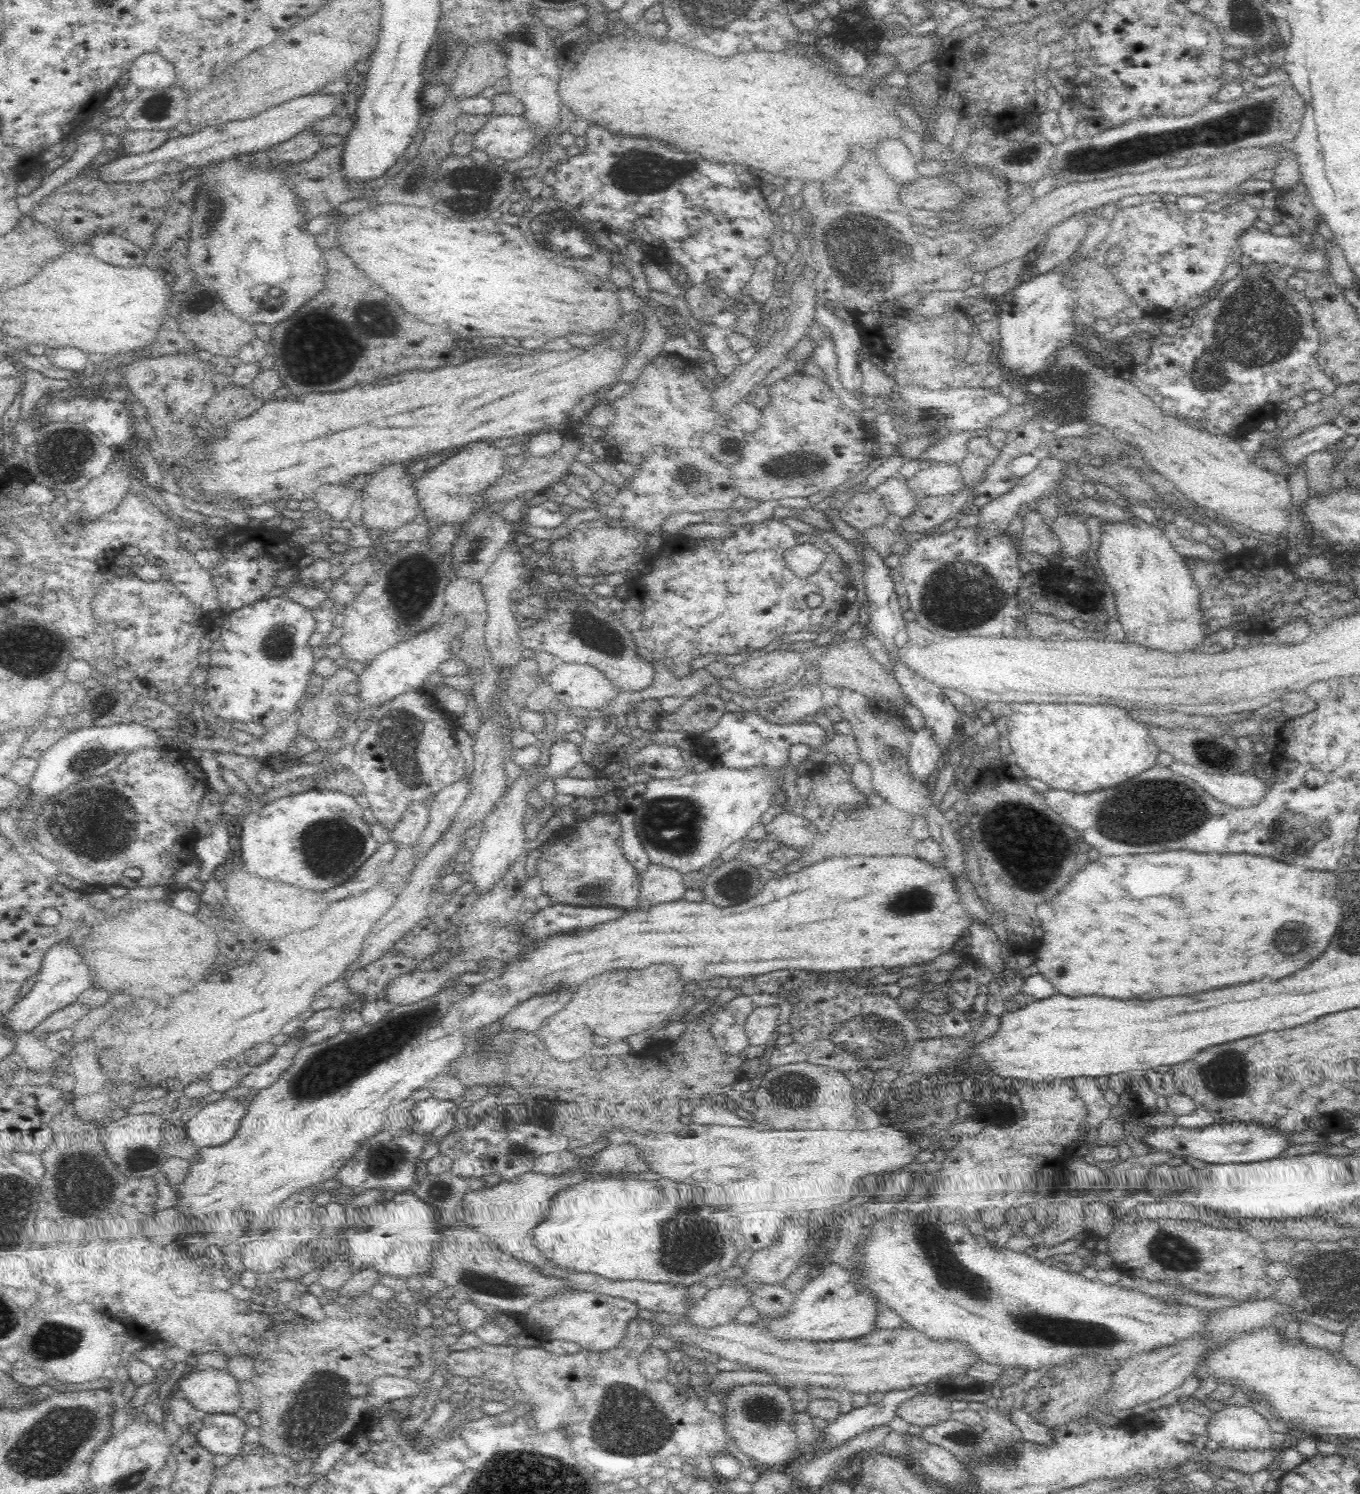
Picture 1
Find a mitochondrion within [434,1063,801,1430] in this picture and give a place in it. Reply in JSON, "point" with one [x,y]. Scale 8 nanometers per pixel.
{"point":[482,1281]}

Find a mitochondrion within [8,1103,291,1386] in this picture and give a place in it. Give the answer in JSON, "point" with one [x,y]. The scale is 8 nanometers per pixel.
{"point":[76,1185]}

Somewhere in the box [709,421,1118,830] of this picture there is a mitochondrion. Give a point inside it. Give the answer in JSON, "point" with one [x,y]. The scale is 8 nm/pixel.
{"point":[962,594]}

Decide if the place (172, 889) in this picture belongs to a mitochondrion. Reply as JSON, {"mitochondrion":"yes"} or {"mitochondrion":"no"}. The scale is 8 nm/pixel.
{"mitochondrion":"no"}

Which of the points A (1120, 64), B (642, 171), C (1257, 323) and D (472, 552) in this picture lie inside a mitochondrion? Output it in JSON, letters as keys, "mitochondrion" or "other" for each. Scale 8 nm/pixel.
{"A":"other","B":"mitochondrion","C":"mitochondrion","D":"mitochondrion"}

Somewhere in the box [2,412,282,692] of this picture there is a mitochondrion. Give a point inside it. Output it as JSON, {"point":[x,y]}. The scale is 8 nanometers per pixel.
{"point":[74,458]}

